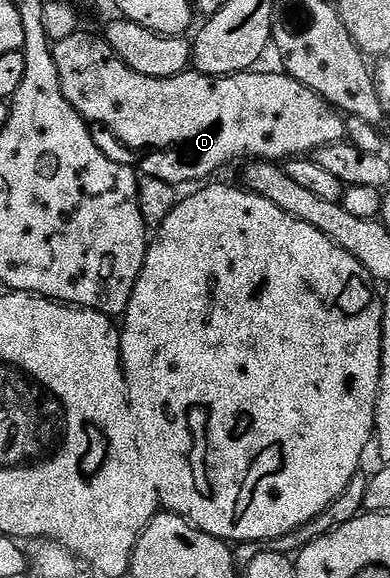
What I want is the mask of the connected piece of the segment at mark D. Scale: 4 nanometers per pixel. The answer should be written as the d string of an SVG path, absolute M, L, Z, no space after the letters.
M86 32L54 43L53 53L63 95L71 107L88 123L104 126L121 145L128 146L139 157L138 169L146 177L165 180L176 188L182 188L186 182L202 183L207 180L202 178L242 158L279 164L284 160L314 155L321 147L337 144L348 137L348 119L317 96L313 88L305 88L305 84L293 80L285 72L244 72L225 76L188 72L172 78L141 76L141 72L133 72L133 68L113 52L106 37L99 35L98 38Z

